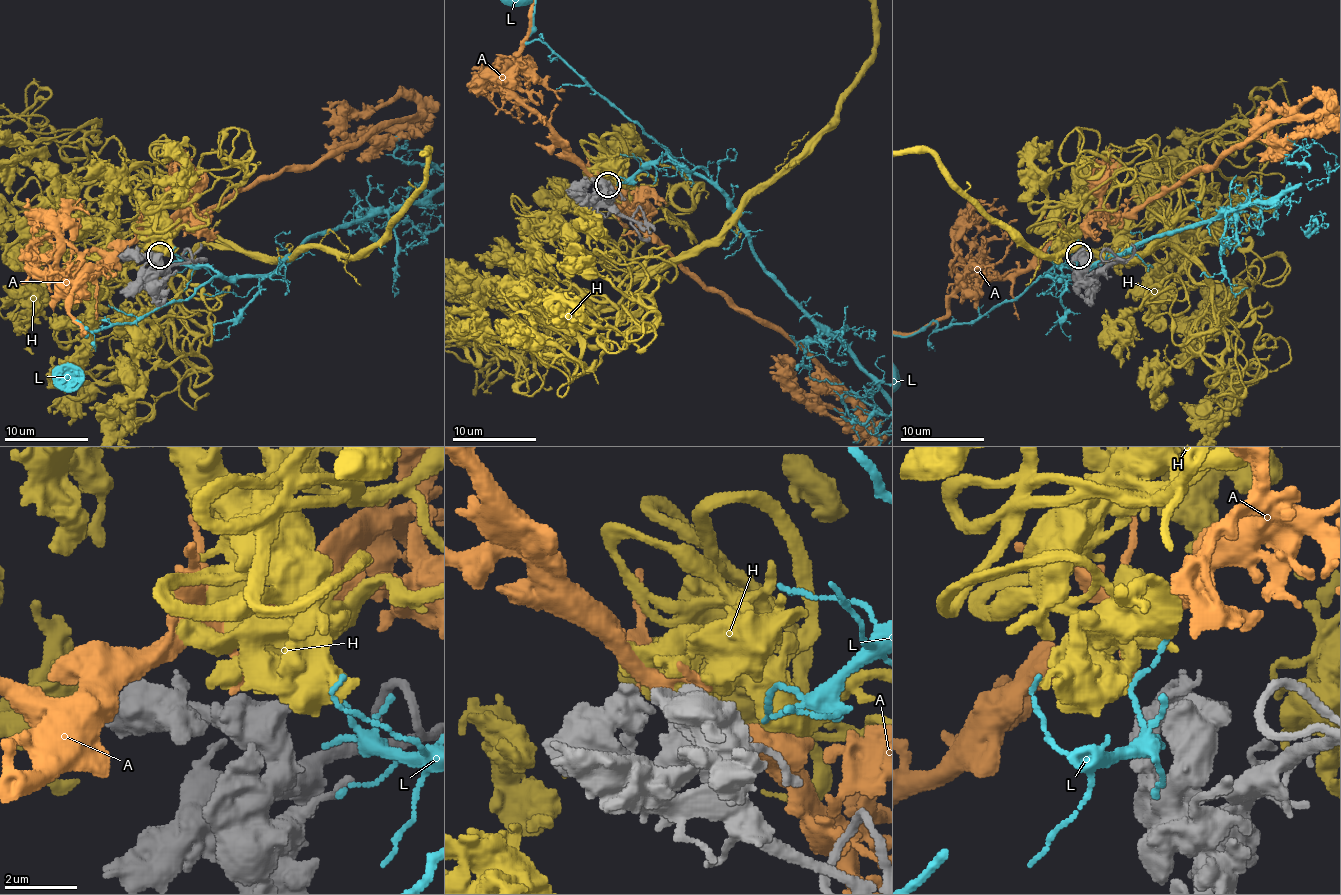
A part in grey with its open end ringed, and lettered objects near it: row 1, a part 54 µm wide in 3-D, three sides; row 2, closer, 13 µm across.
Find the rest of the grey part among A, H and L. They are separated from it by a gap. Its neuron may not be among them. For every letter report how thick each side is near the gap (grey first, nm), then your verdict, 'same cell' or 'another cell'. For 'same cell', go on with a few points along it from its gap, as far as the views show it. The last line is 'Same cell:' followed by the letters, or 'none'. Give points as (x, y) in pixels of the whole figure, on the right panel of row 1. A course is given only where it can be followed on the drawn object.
A: calibres 700 and 280 nm; another cell
H: calibres 700 and 750 nm; same cell; course (1070, 251), (1131, 173), (1165, 226), (1127, 258), (1036, 256), (931, 152)
L: calibres 700 and 140 nm; another cell
Same cell: H

